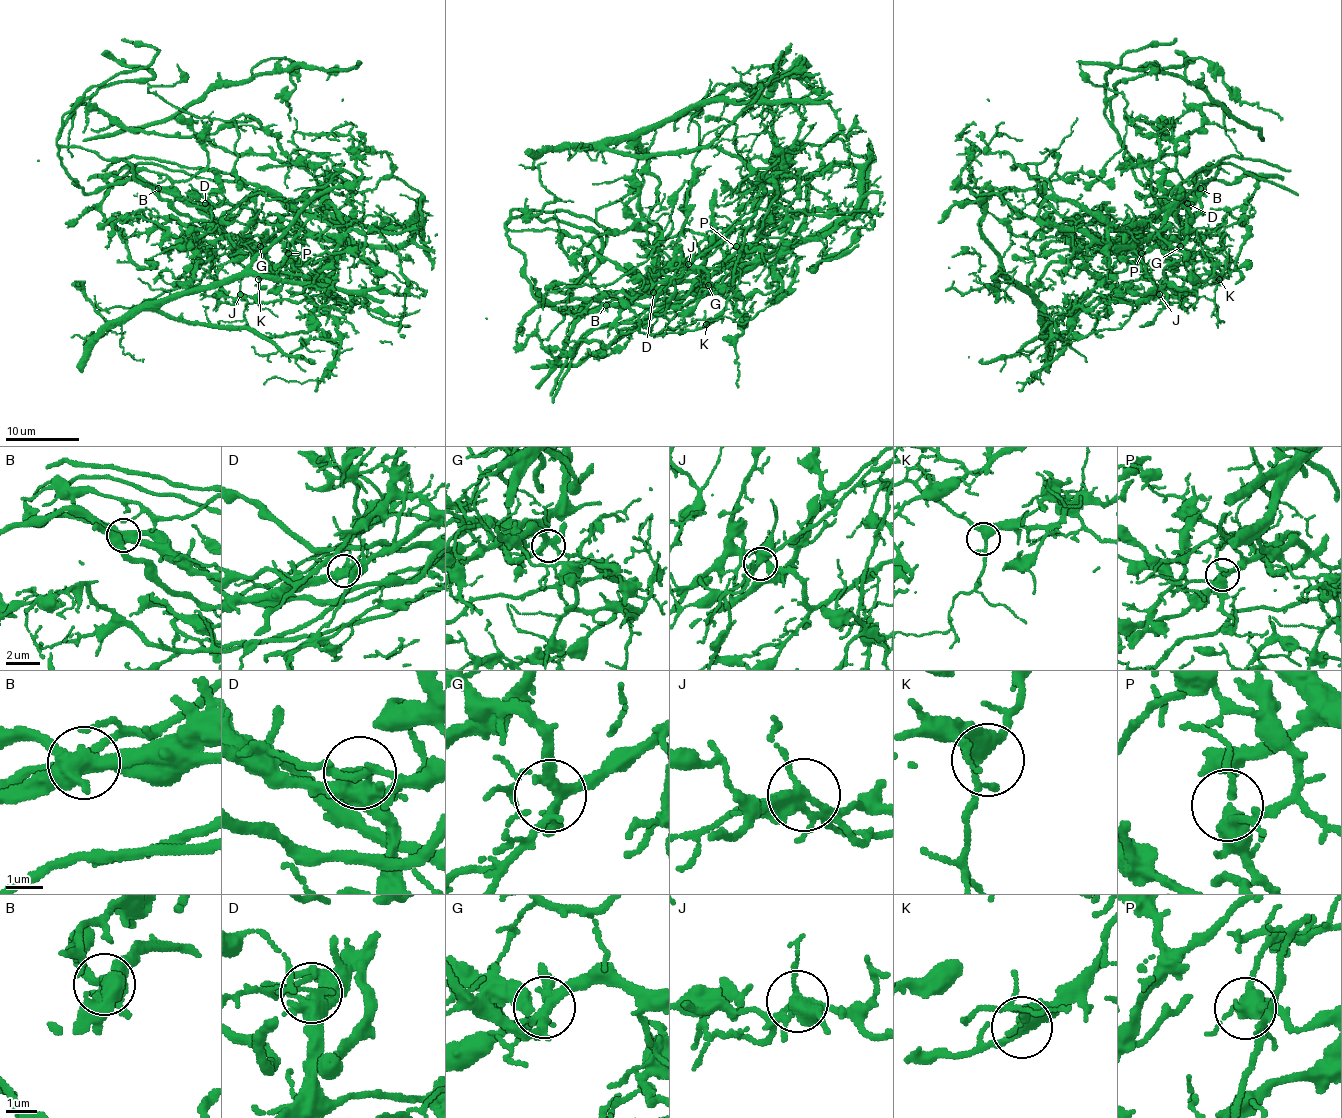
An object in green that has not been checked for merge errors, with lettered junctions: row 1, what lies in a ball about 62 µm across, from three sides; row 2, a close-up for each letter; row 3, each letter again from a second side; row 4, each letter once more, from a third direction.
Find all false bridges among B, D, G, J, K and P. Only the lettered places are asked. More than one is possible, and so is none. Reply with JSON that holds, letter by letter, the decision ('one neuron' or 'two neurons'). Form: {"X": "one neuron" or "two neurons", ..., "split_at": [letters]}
{"B": "two neurons", "D": "two neurons", "G": "one neuron", "J": "two neurons", "K": "one neuron", "P": "one neuron", "split_at": ["B", "D", "J"]}

